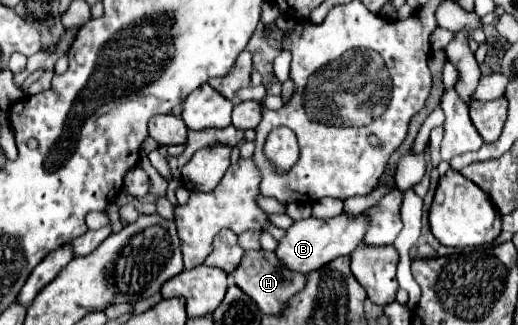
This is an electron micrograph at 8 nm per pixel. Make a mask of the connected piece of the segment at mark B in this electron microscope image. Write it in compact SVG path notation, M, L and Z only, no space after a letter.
M346 211L332 219L308 219L308 221L302 219L302 221L296 221L286 231L286 237L278 241L276 255L280 257L284 267L292 271L304 271L304 275L308 275L310 271L320 269L322 265L330 263L336 257L350 255L364 241L368 225L370 225L370 219L366 213L360 213L354 217Z

